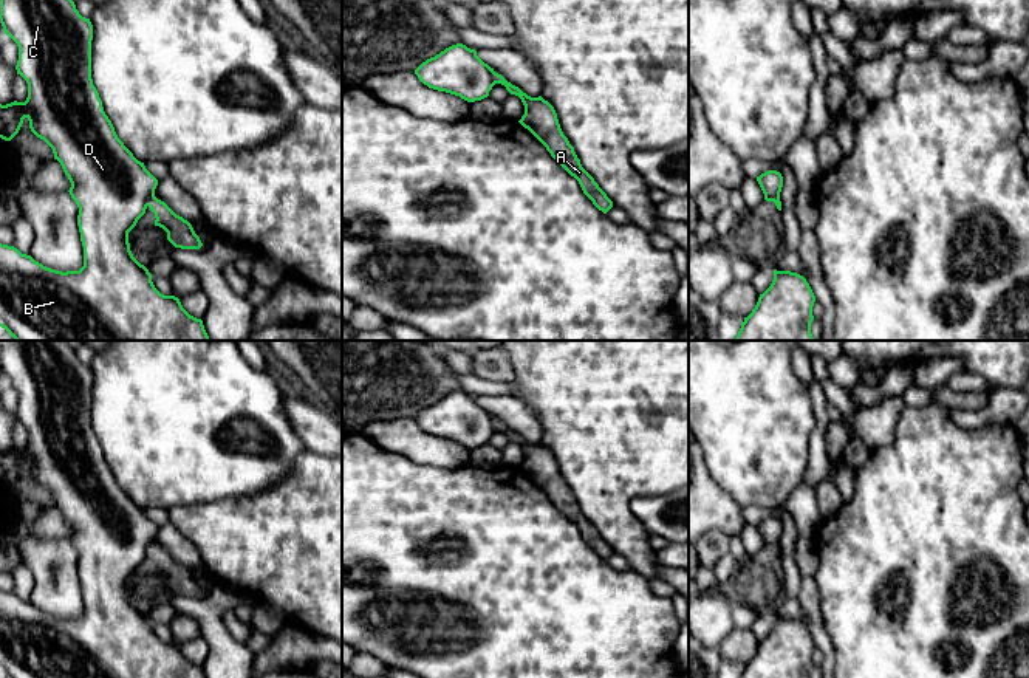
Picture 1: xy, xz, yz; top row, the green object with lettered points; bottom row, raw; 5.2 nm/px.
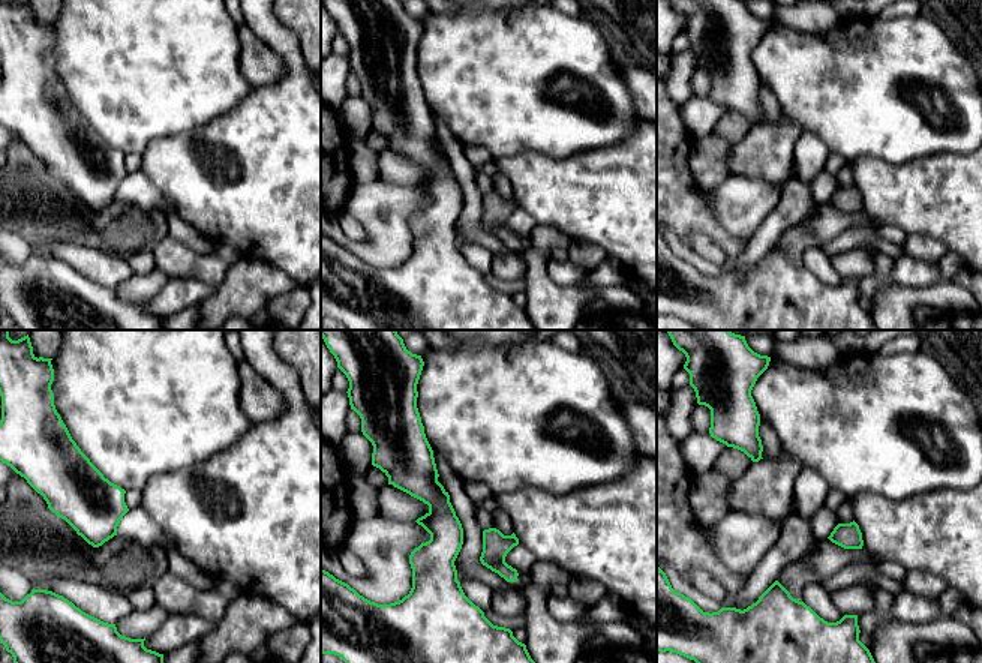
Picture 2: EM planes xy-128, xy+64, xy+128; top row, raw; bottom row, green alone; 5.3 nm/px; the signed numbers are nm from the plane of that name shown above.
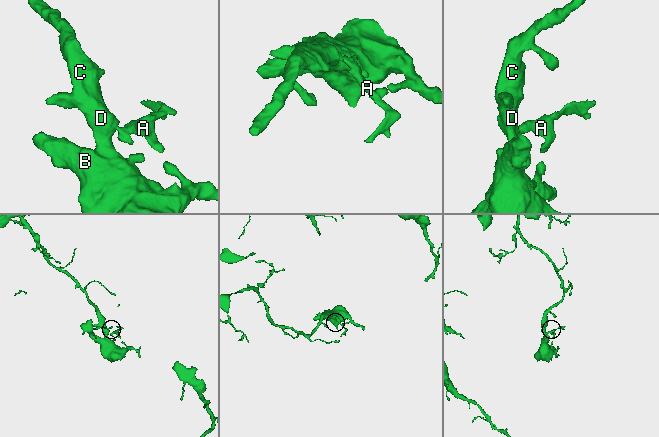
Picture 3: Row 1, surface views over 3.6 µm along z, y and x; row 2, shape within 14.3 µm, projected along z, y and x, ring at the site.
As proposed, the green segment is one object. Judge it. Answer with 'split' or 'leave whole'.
split

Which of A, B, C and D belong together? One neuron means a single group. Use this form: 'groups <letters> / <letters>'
groups A / B C D

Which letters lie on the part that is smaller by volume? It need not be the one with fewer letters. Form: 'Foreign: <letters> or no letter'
Foreign: A

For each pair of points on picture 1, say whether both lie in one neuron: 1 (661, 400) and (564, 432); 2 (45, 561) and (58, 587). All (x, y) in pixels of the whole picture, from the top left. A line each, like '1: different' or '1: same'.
1: same
2: same

